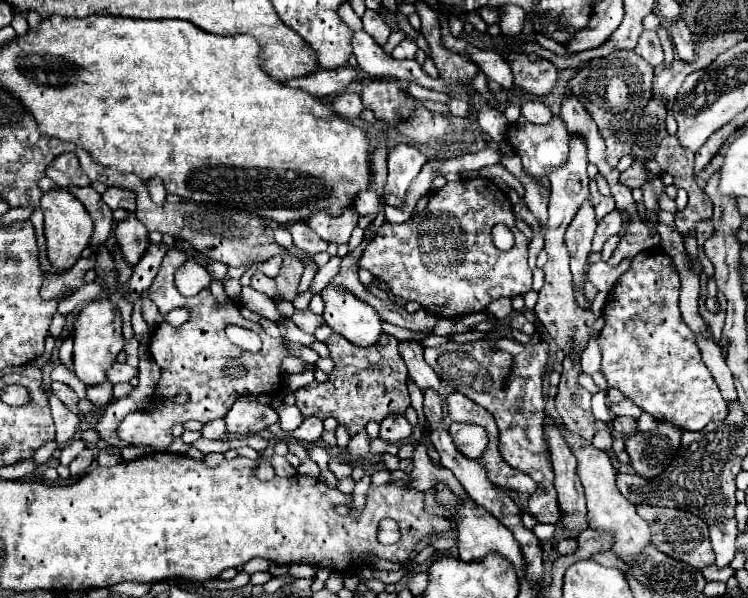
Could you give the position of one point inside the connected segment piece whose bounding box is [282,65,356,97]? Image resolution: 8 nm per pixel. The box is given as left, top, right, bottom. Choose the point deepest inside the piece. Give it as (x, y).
(320, 83)

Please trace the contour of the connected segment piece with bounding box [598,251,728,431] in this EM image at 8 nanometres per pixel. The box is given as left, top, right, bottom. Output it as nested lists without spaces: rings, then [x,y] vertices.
[[[664,251],[638,253],[632,259],[628,271],[614,283],[614,289],[606,299],[602,311],[606,325],[598,335],[598,345],[602,351],[602,373],[606,375],[610,387],[620,389],[624,397],[632,399],[654,419],[662,423],[672,423],[678,429],[698,431],[704,429],[710,421],[722,421],[728,415],[728,405],[722,399],[718,385],[700,357],[694,333],[690,333],[688,325],[682,321],[678,309],[679,293],[678,271]]]

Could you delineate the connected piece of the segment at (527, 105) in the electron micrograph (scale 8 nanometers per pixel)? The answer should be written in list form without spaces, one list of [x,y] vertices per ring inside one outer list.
[[[524,101],[522,103],[522,115],[536,125],[546,125],[552,121],[552,111],[540,103],[540,101]]]

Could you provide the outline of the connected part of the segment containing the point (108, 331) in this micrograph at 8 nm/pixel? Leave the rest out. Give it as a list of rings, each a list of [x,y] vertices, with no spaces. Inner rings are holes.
[[[98,299],[90,301],[84,305],[74,321],[74,371],[76,377],[84,385],[98,385],[106,379],[106,369],[116,361],[116,355],[124,349],[124,339],[122,339],[122,317],[120,309],[108,301],[108,299]]]

